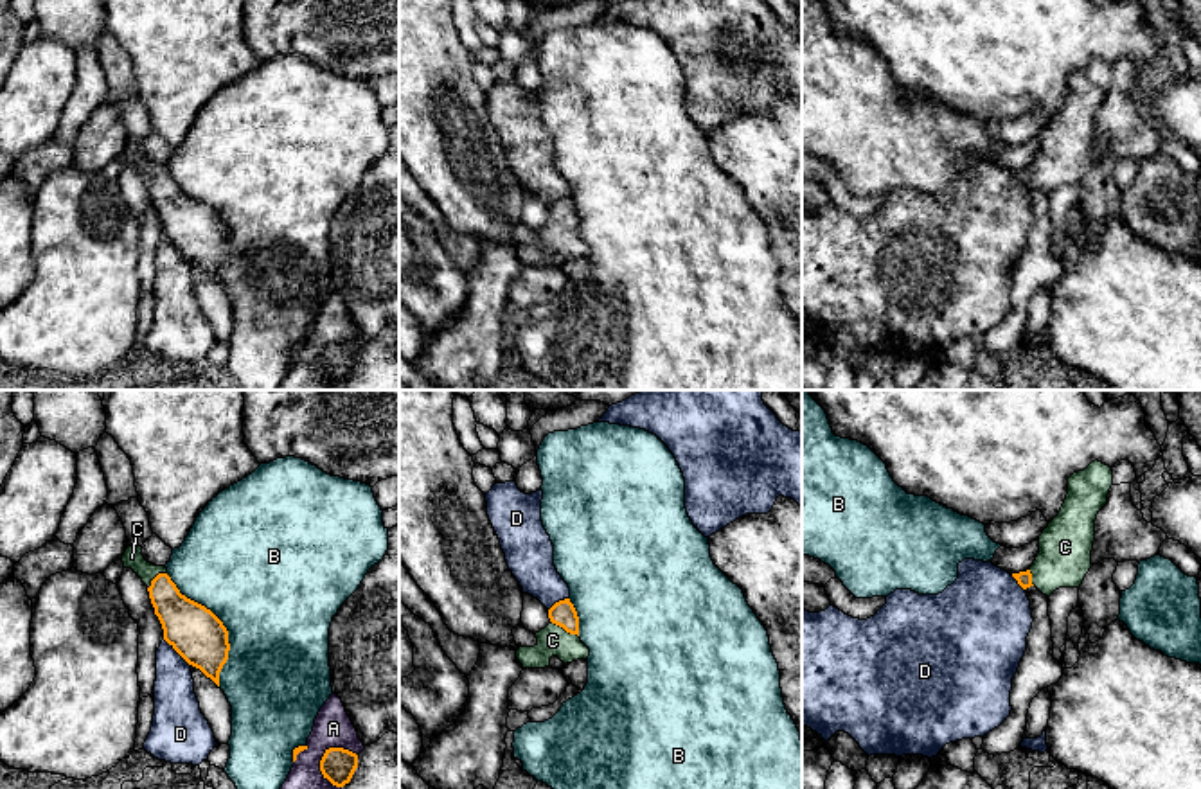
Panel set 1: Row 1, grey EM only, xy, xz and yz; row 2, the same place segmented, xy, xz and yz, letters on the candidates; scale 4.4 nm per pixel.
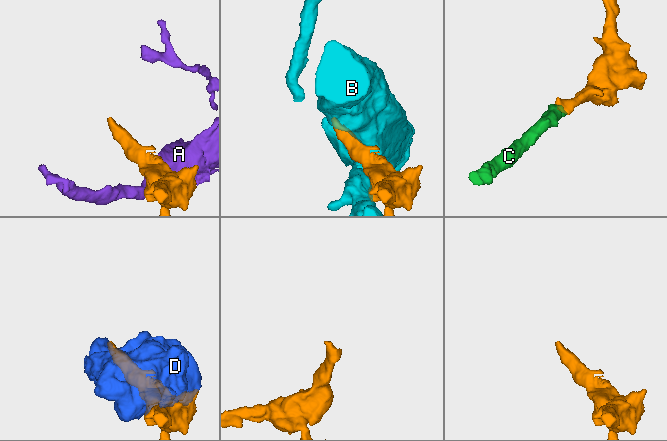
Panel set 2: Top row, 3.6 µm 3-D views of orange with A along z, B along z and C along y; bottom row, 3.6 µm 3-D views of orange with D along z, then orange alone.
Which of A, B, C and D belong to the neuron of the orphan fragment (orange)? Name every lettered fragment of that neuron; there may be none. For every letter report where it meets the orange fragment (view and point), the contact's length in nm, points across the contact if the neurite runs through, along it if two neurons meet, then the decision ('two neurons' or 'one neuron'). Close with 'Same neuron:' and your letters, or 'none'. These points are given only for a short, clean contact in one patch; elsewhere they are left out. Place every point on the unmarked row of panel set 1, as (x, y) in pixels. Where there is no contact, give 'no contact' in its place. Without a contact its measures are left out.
A: meets orange in xy at (320, 367); contact 200 nm long; two neurons
B: meets orange in xy at (222, 221); contact 550 nm long; two neurons
C: meets orange in xz at (565, 227); contact 150 nm long; runs through xz (563, 211), (565, 227), (552, 238); one neuron
D: meets orange in xy at (177, 248); contact 170 nm long; two neurons
Same neuron: C

